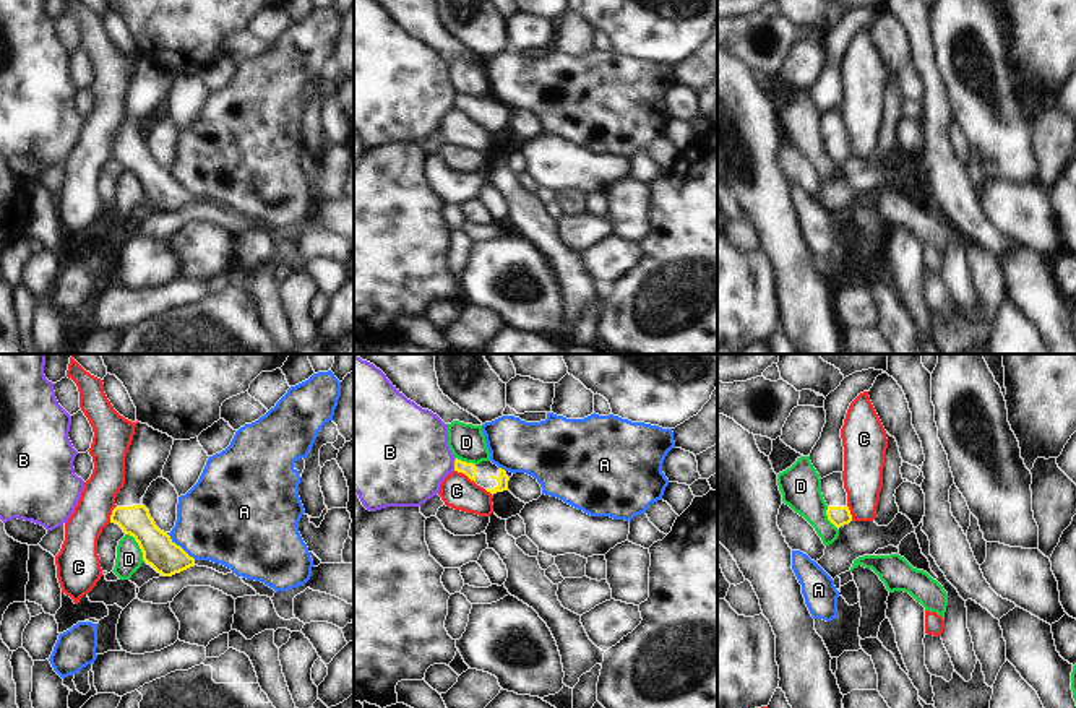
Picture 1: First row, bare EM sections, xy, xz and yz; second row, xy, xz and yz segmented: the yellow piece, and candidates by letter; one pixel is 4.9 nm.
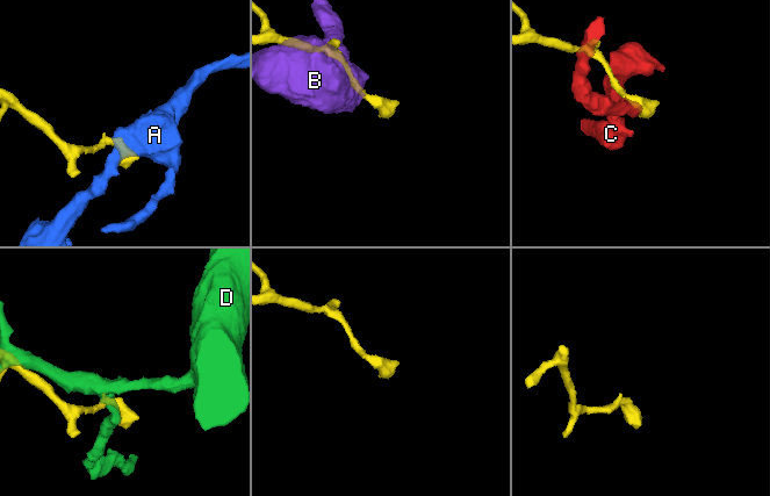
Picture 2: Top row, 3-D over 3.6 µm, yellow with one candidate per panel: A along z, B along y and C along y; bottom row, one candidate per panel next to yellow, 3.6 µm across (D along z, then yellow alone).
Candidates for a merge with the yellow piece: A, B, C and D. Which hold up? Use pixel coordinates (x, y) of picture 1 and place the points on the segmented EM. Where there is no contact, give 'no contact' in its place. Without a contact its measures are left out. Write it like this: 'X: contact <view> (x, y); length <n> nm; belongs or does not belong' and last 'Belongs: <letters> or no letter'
A: contact xy (179, 546); length 200 nm; does not belong
B: contact xz (455, 465); length 70 nm; does not belong
C: contact xz (464, 473); length 120 nm; does not belong
D: contact xy (138, 544); length 170 nm; does not belong
Belongs: no letter

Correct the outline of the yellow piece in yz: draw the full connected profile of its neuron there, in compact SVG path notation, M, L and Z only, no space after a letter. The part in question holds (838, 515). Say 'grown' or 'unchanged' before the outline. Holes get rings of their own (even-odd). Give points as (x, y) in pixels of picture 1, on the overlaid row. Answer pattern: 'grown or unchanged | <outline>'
grown | M833 473L821 479L821 494L828 505L828 520L841 528L852 521L850 510L847 507L847 492L844 489L842 473Z

